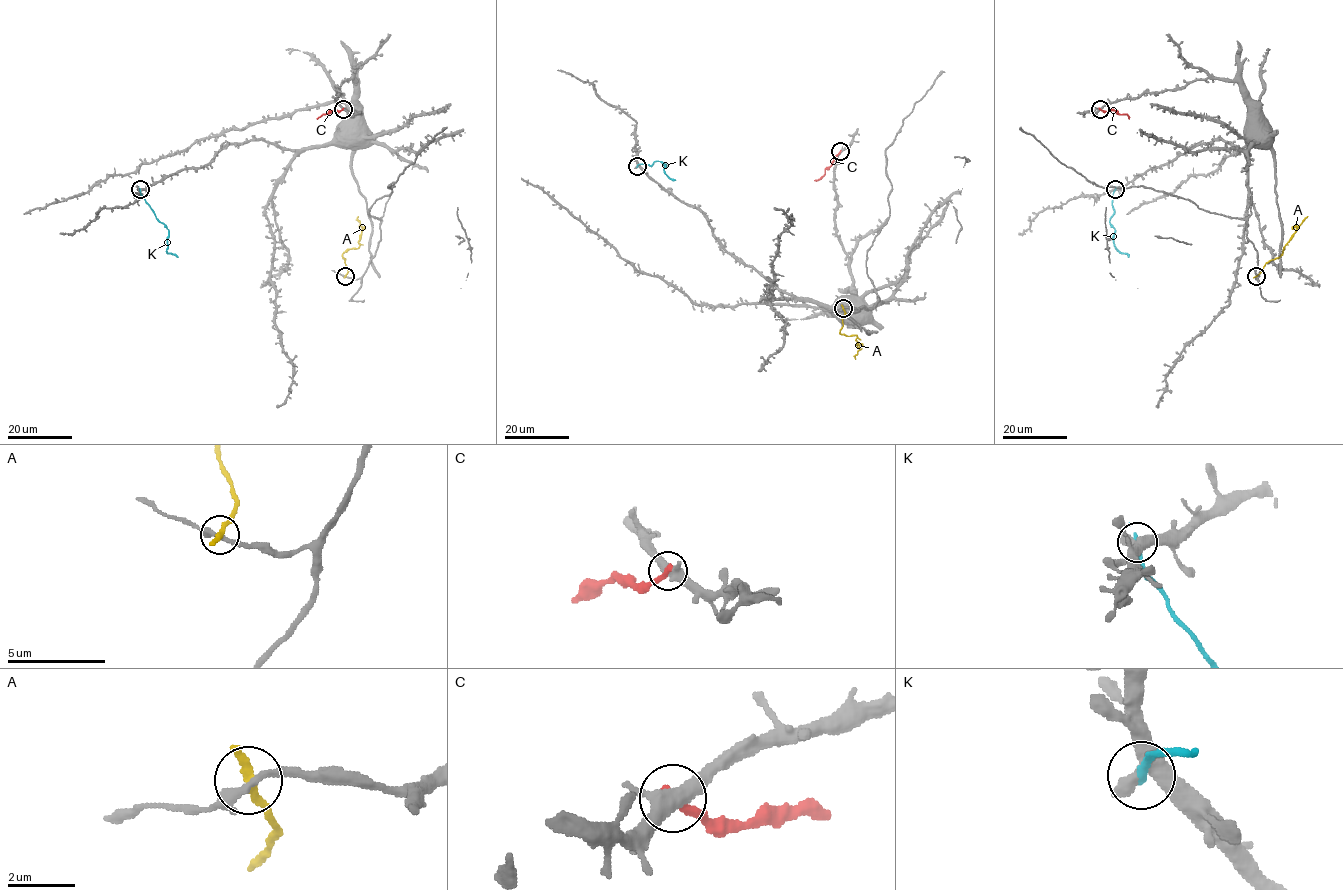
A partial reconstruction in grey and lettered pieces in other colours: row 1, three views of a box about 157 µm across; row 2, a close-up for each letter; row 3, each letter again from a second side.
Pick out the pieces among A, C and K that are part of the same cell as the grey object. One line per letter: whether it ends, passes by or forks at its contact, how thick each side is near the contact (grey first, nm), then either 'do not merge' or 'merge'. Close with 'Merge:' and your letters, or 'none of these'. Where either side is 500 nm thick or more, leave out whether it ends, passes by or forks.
A: it ends there; 260 nm thick on the grey side, 320 nm on the other; do not merge
C: it ends there; 400 nm thick on the grey side, 320 nm on the other; do not merge
K: 500 nm thick on the grey side, 260 nm on the other; do not merge
Merge: none of these

